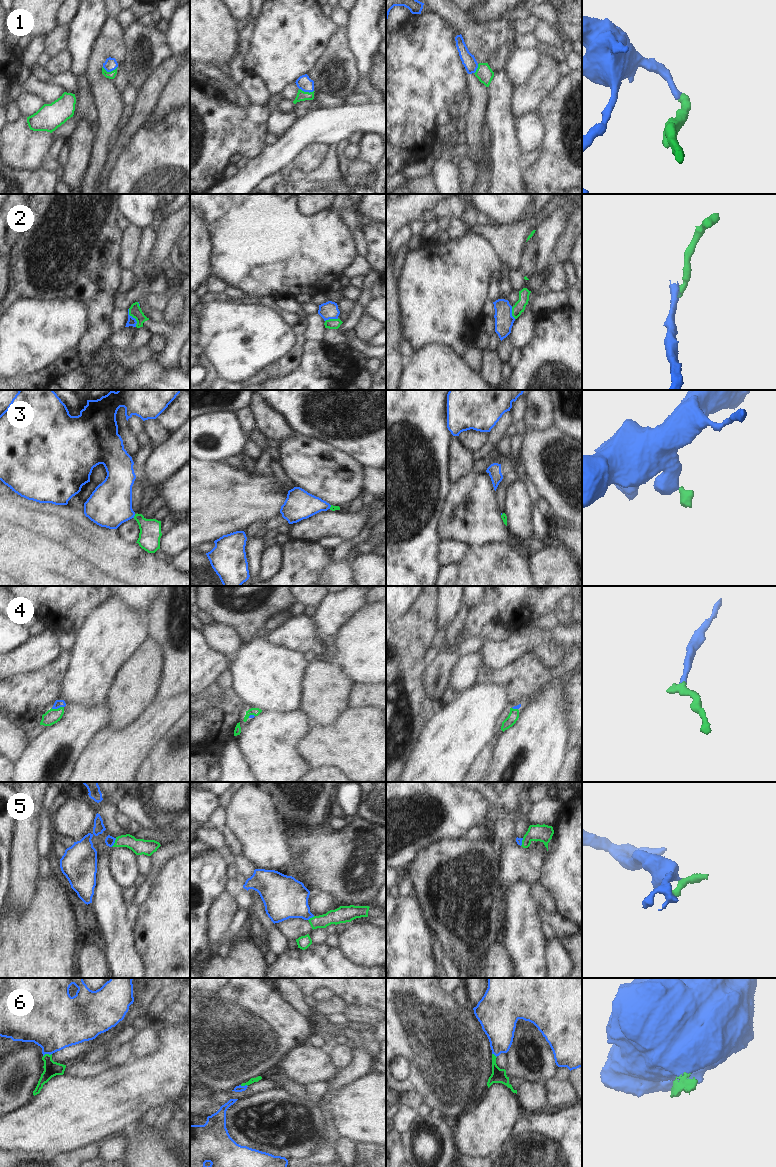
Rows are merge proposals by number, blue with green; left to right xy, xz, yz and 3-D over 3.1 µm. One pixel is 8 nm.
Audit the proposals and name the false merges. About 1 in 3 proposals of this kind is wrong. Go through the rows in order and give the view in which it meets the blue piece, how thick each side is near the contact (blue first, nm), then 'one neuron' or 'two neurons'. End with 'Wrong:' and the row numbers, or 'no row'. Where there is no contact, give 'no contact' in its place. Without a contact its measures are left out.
1: contact in xy; calibres 100 and 60 nm; one neuron
2: contact in xy; calibres 70 and 100 nm; two neurons
3: contact in xy; calibres 360 and 180 nm; one neuron
4: contact in xy; calibres 60 and 120 nm; one neuron
5: contact in xy; calibres 70 and 130 nm; one neuron
6: contact in xy; calibres 440 and 120 nm; two neurons
Wrong: 2, 6

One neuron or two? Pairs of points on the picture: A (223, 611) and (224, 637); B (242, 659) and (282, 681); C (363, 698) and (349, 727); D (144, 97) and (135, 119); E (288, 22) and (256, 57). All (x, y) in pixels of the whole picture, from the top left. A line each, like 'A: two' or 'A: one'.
A: two
B: one
C: two
D: one
E: one

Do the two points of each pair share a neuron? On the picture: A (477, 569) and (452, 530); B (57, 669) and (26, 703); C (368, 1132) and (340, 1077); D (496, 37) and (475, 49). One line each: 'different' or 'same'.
A: different
B: same
C: different
D: same

